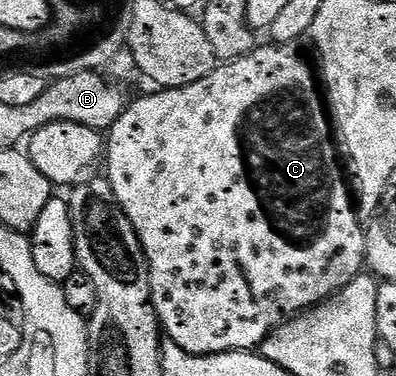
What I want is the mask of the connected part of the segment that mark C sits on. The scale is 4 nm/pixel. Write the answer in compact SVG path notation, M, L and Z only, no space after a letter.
M257 45L256 49L250 51L246 56L242 56L233 62L217 65L216 69L210 72L210 76L198 80L198 84L186 84L182 88L170 88L169 90L160 88L152 92L156 94L148 94L145 98L133 97L129 101L128 107L122 112L122 116L118 116L118 120L114 120L112 127L106 131L106 162L108 158L106 177L110 188L114 188L114 196L122 208L122 212L126 212L126 216L130 220L130 224L134 228L138 240L142 244L142 252L148 261L148 267L150 268L150 288L152 289L152 306L156 309L156 319L159 320L167 341L178 344L178 348L182 348L188 354L232 354L235 350L243 350L245 352L255 351L264 343L266 336L272 330L281 326L289 318L303 311L310 310L314 306L319 306L322 302L327 302L330 295L337 294L339 290L346 288L346 284L350 284L350 280L358 277L366 266L364 260L365 227L362 225L362 222L360 226L359 220L356 219L356 210L352 207L352 198L349 195L349 184L340 186L340 174L336 174L336 166L332 166L332 146L328 146L328 134L331 130L324 130L324 121L330 117L330 114L326 109L326 102L322 97L322 90L318 85L317 75L314 73L314 70L314 75L312 75L311 68L304 63L304 58L296 51L297 47L295 45L267 45Z

